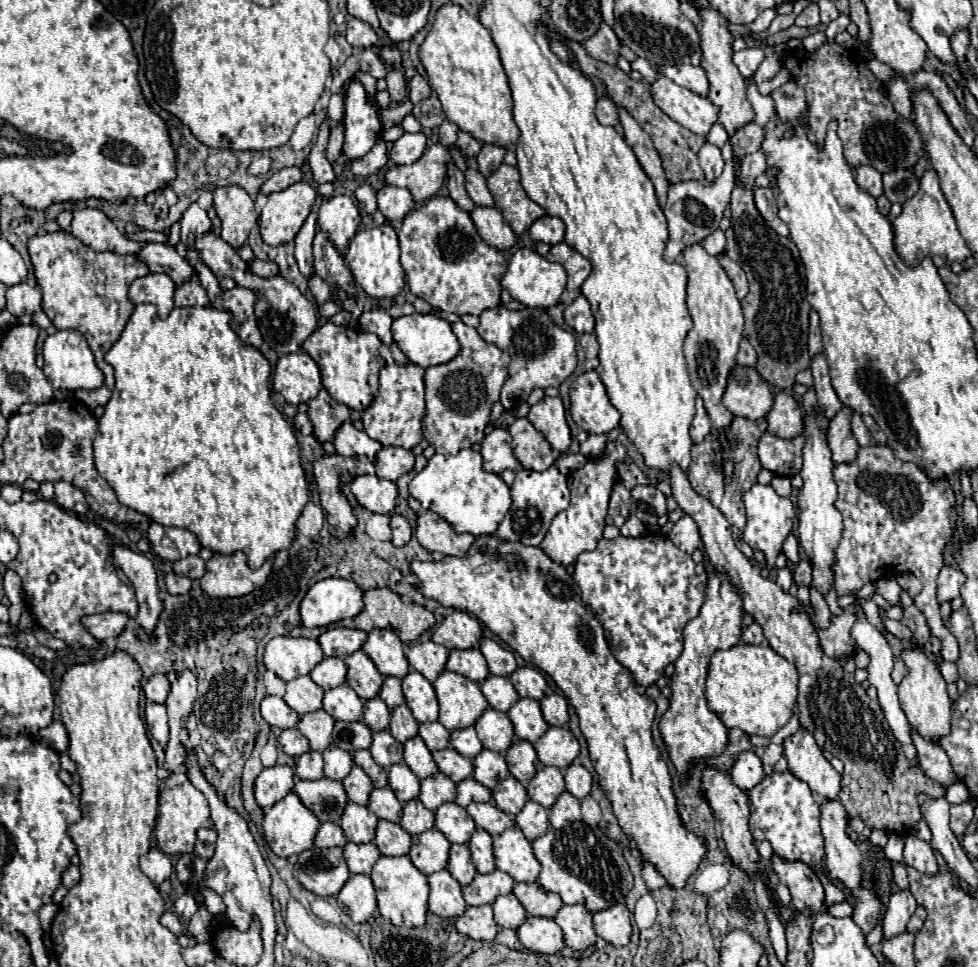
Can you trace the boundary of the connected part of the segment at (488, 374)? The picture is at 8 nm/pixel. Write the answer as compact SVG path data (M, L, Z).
M464 322L452 324L460 342L460 352L454 360L426 368L426 412L422 418L424 438L440 454L458 454L472 444L484 440L484 428L490 420L492 406L500 400L500 388L508 376L508 354L480 338L476 328Z

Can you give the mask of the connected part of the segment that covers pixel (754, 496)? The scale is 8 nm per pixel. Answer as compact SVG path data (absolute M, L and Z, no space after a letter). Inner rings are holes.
M756 484L742 496L744 508L746 508L746 528L744 528L744 542L750 544L752 550L762 550L766 554L766 566L760 574L767 578L770 570L775 566L776 556L782 552L784 538L792 532L796 510L790 502L790 498L782 498L774 492L772 486Z

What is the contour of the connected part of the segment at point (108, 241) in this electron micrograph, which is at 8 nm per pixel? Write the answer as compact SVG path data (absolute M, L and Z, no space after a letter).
M94 208L74 210L72 236L96 252L110 250L116 254L138 254L146 244L126 238L104 212Z

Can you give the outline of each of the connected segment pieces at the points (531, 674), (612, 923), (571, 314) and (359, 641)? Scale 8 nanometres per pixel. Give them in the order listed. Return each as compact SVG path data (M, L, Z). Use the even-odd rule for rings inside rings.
M518 668L512 676L510 676L516 692L522 698L534 698L534 700L542 700L546 694L546 678L542 676L540 670L536 668Z
M624 902L594 914L594 930L612 946L626 946L632 936L630 912Z
M582 294L564 310L564 320L578 334L584 334L584 332L592 332L594 330L594 316L590 312L588 300Z
M330 628L318 638L318 642L326 656L346 658L352 652L360 650L364 646L366 638L368 638L368 634L362 630L356 630L356 628Z

